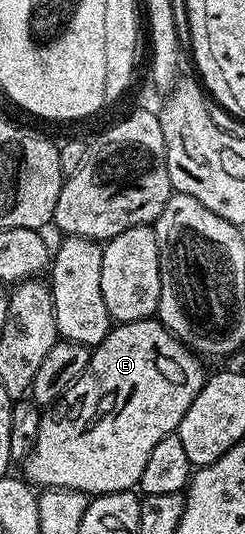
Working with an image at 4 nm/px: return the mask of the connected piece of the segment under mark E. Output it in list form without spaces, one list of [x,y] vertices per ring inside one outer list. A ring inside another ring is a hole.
[[[156,318],[136,320],[126,324],[114,323],[108,334],[103,338],[103,342],[99,342],[90,351],[87,366],[79,374],[77,381],[57,401],[48,405],[47,411],[42,415],[39,422],[39,438],[35,438],[35,450],[31,450],[31,454],[23,462],[23,468],[25,468],[24,479],[30,485],[41,490],[46,488],[70,488],[71,490],[84,492],[90,497],[102,496],[108,492],[127,492],[136,489],[143,478],[143,469],[147,467],[147,458],[151,458],[151,450],[155,450],[155,446],[159,446],[159,442],[163,442],[163,438],[176,433],[183,414],[187,414],[187,406],[191,406],[191,402],[195,402],[199,390],[205,385],[207,371],[205,372],[205,368],[201,364],[204,364],[202,357],[191,351],[186,344],[176,340],[161,325],[161,321]]]

